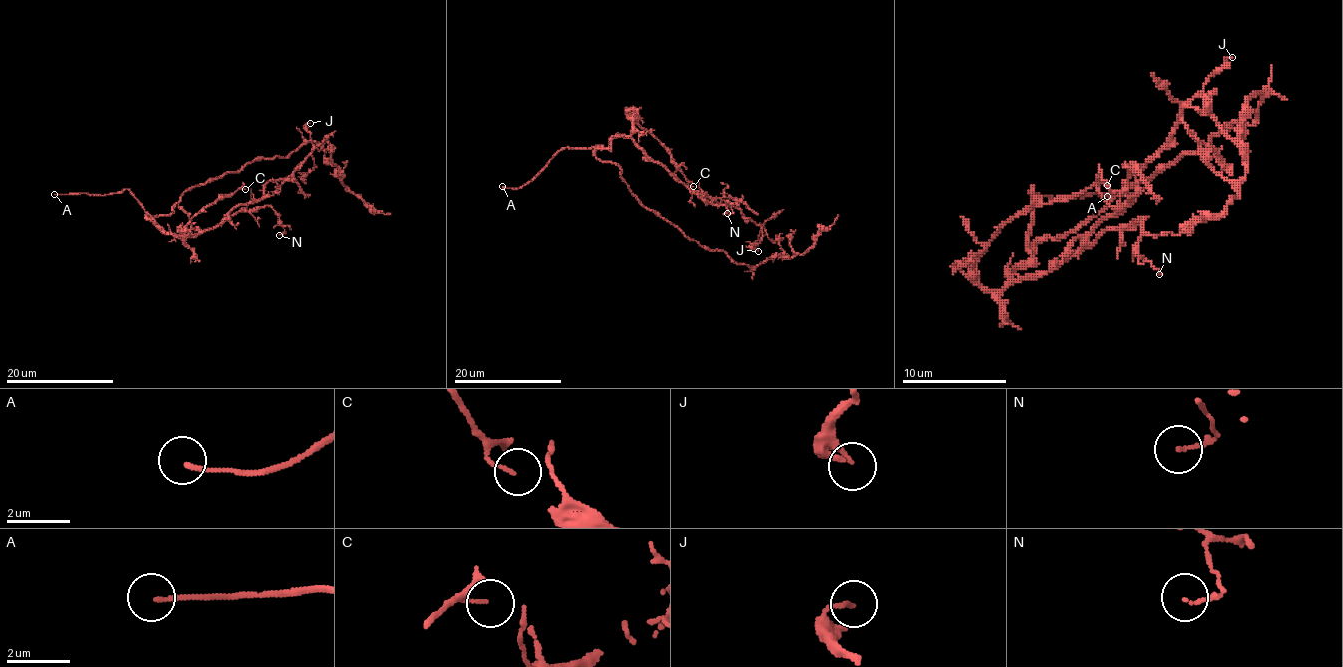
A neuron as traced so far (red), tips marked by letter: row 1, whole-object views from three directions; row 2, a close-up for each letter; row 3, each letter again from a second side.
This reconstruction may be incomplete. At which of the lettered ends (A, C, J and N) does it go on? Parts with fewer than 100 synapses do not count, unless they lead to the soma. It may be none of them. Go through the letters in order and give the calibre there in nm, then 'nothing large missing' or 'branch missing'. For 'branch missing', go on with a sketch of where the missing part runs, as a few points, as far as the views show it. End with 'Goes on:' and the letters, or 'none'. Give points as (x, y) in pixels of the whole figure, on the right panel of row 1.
A: 130 nm thick; branch missing; missing branch runs (1107, 196), (1094, 206)
C: 70 nm thick; nothing large missing
J: 130 nm thick; nothing large missing
N: 100 nm thick; nothing large missing
Goes on: A

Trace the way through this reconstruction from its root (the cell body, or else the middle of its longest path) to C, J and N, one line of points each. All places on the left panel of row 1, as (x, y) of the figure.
C: (174, 205), (169, 214), (147, 217), (184, 243), (184, 226), (194, 216), (212, 202), (245, 189)
J: (174, 205), (147, 217), (182, 237), (213, 229), (292, 173), (311, 151), (310, 123)
N: (174, 205), (169, 214), (147, 217), (167, 233), (194, 237), (239, 212), (268, 205), (283, 225), (279, 235)

